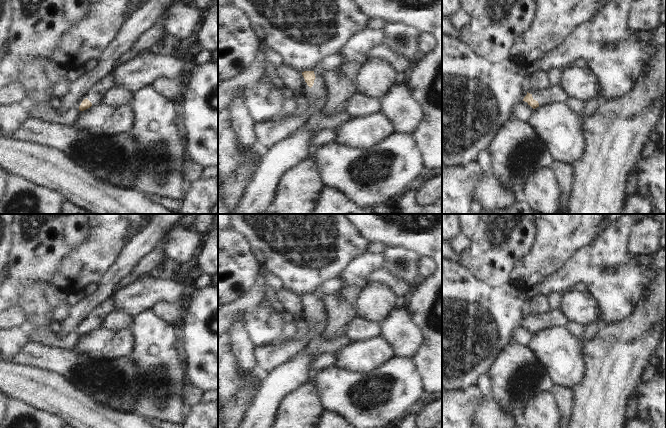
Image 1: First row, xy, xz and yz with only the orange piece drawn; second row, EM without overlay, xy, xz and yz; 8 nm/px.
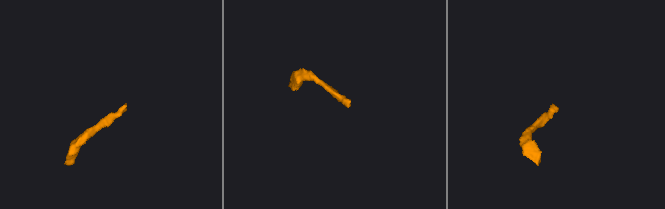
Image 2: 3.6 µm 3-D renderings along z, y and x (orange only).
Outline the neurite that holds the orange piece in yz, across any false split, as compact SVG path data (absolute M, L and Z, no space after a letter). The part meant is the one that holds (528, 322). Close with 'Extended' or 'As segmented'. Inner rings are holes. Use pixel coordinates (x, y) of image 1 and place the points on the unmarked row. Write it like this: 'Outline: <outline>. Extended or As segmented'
Outline: M551 310L546 317L534 317L524 321L523 325L527 326L533 333L553 327L566 327L570 320L561 310Z. Extended.

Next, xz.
Outline: M304 295L302 299L310 311L309 332L299 338L286 339L282 343L257 347L256 357L262 373L271 373L277 367L289 362L302 353L312 339L324 335L330 318L327 307L322 301L316 302L314 295Z. Extended.

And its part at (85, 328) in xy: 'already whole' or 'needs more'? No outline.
needs more

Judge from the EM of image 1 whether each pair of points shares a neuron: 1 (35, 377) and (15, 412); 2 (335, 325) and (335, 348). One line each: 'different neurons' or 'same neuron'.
1: different neurons
2: different neurons

